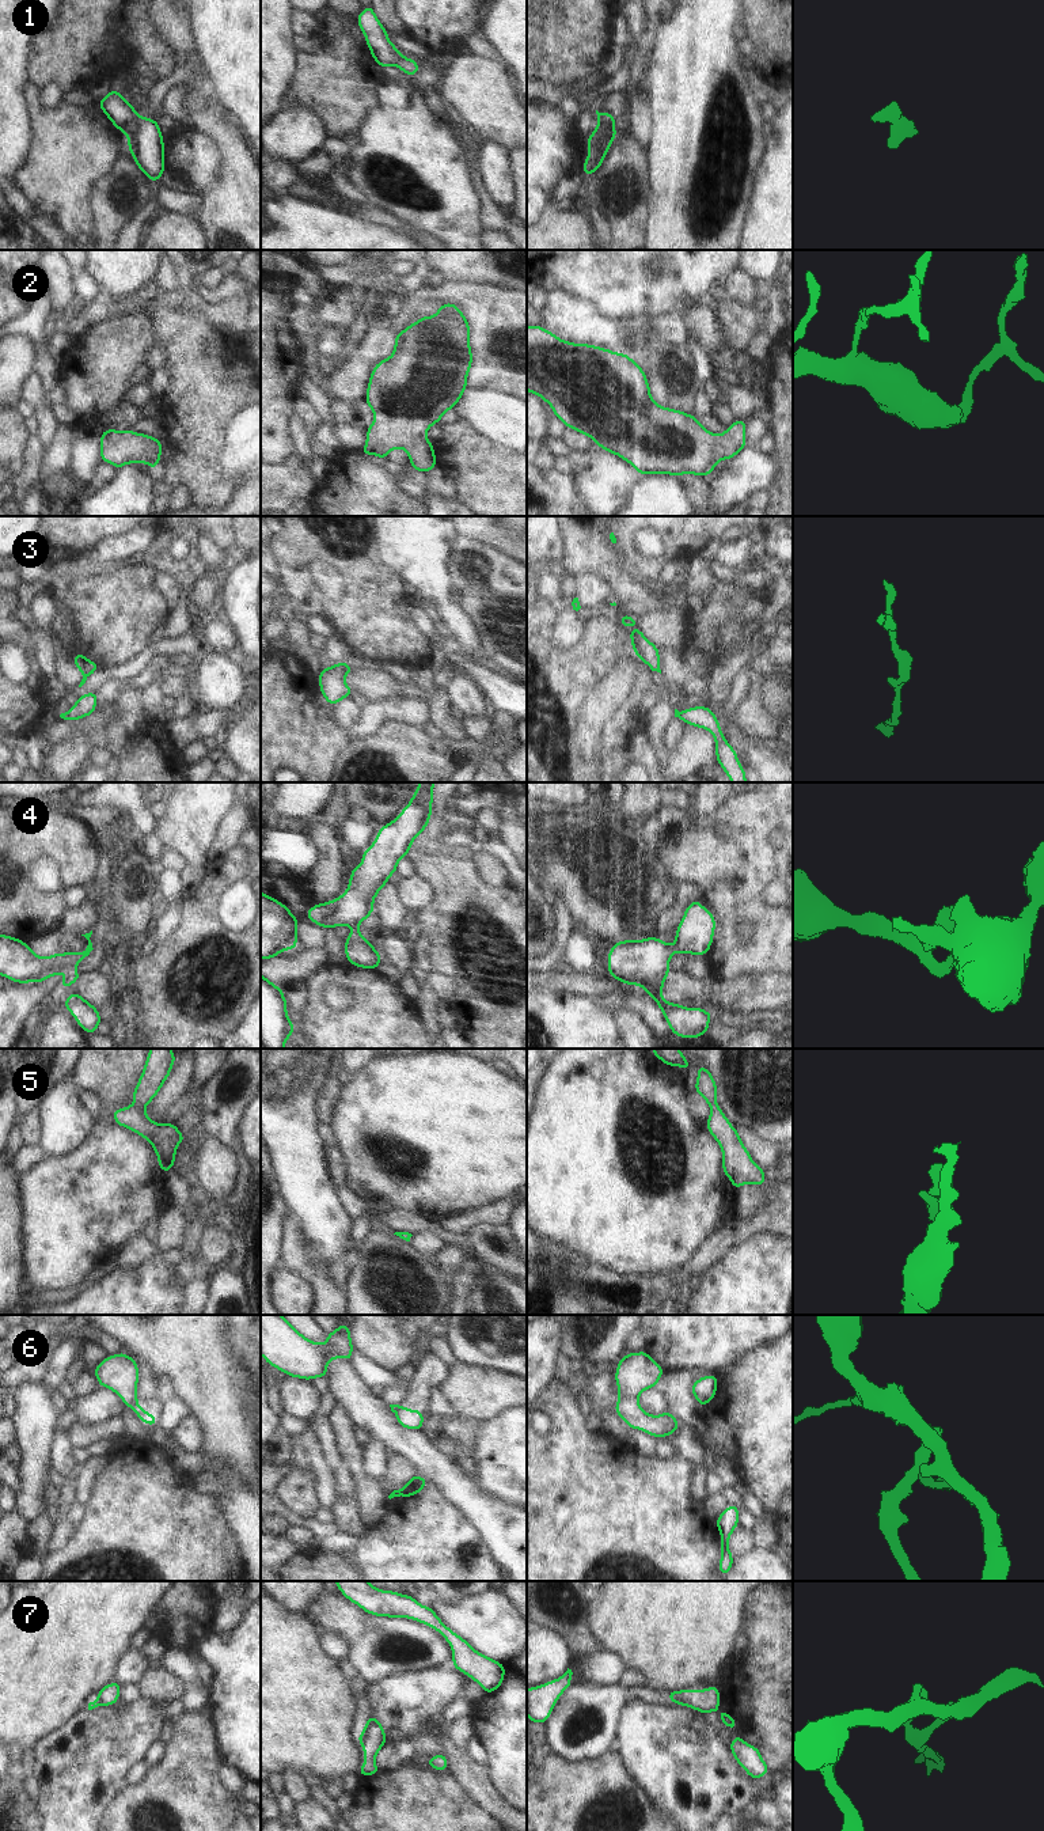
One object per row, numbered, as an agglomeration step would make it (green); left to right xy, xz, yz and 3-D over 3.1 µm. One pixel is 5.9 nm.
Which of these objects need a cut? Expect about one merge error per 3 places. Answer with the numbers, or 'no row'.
6, 7

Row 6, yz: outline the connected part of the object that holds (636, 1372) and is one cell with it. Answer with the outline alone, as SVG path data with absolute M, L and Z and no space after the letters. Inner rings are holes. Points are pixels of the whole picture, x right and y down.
M627 1353L614 1373L618 1384L618 1400L638 1396L648 1388L656 1388L665 1371L646 1353Z

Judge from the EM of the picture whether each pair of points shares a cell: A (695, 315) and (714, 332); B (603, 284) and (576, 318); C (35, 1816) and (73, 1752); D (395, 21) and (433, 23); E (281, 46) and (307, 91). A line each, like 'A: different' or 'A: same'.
A: same
B: different
C: different
D: different
E: different

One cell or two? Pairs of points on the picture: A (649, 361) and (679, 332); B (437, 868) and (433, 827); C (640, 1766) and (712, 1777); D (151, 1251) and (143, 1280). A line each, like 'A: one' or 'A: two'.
A: two
B: one
C: one
D: two

